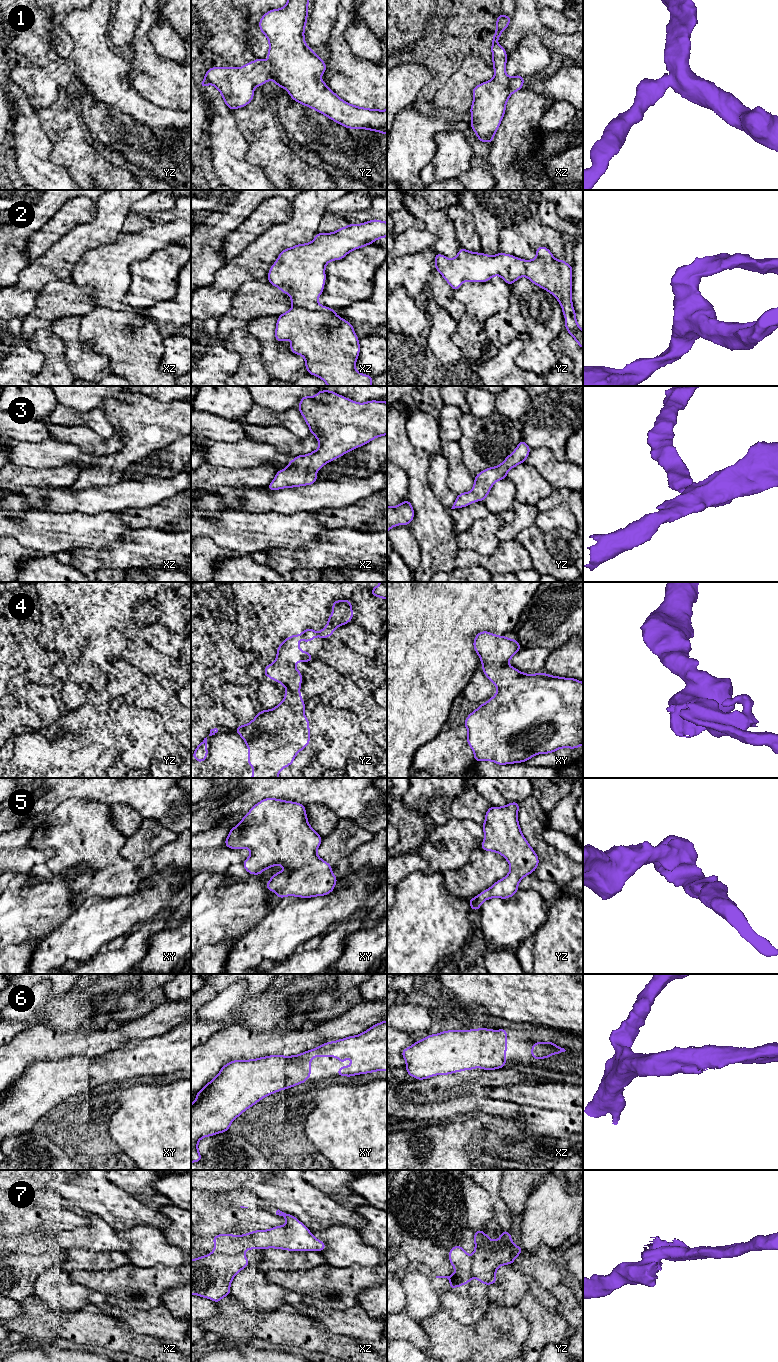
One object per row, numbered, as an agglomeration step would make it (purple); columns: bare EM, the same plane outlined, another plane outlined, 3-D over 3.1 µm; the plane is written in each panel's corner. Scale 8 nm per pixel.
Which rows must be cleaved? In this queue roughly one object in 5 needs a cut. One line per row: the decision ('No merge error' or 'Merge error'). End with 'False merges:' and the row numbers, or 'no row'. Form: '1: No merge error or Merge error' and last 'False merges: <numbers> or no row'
1: No merge error
2: No merge error
3: No merge error
4: No merge error
5: No merge error
6: No merge error
7: Merge error
False merges: 7

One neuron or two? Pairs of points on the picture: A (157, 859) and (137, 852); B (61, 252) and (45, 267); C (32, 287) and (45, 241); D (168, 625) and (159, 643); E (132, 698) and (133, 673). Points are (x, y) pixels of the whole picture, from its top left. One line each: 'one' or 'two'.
A: two
B: one
C: two
D: one
E: one

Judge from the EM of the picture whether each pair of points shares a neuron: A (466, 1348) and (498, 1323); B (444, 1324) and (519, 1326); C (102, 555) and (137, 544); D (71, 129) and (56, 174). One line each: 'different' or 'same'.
A: same
B: same
C: same
D: different

